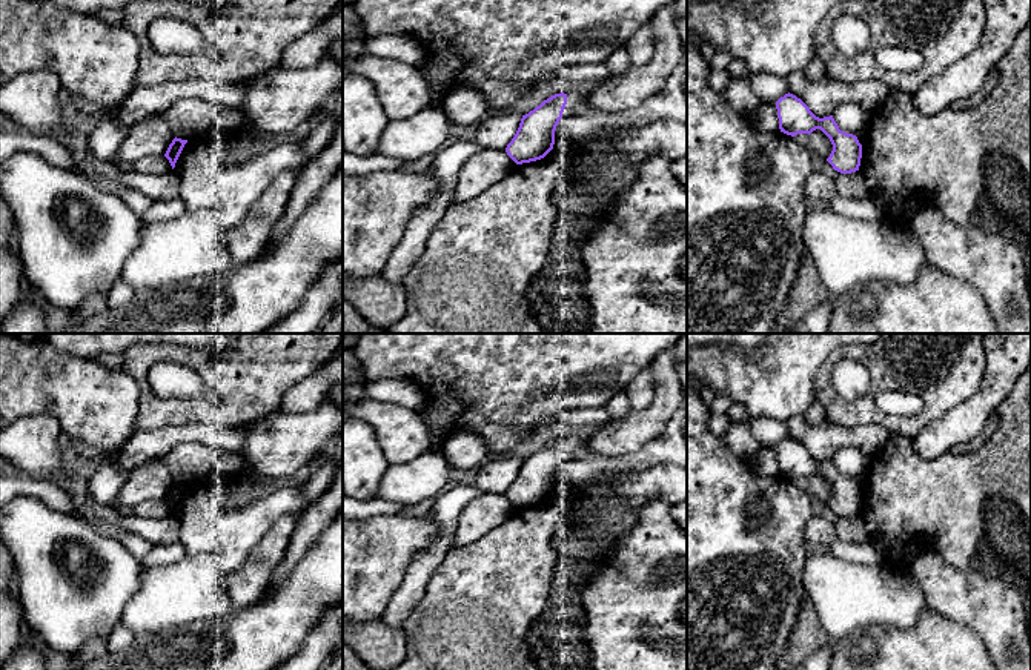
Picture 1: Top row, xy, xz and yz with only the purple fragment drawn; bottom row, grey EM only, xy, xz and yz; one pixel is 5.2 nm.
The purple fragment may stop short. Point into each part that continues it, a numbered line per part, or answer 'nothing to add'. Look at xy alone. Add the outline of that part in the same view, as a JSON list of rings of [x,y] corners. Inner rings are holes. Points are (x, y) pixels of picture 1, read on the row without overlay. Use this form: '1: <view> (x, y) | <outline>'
nothing to add

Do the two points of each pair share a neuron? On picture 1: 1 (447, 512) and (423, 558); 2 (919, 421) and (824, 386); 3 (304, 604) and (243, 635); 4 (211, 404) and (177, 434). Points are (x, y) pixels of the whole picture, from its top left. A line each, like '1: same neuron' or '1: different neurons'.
1: same neuron
2: same neuron
3: same neuron
4: different neurons

